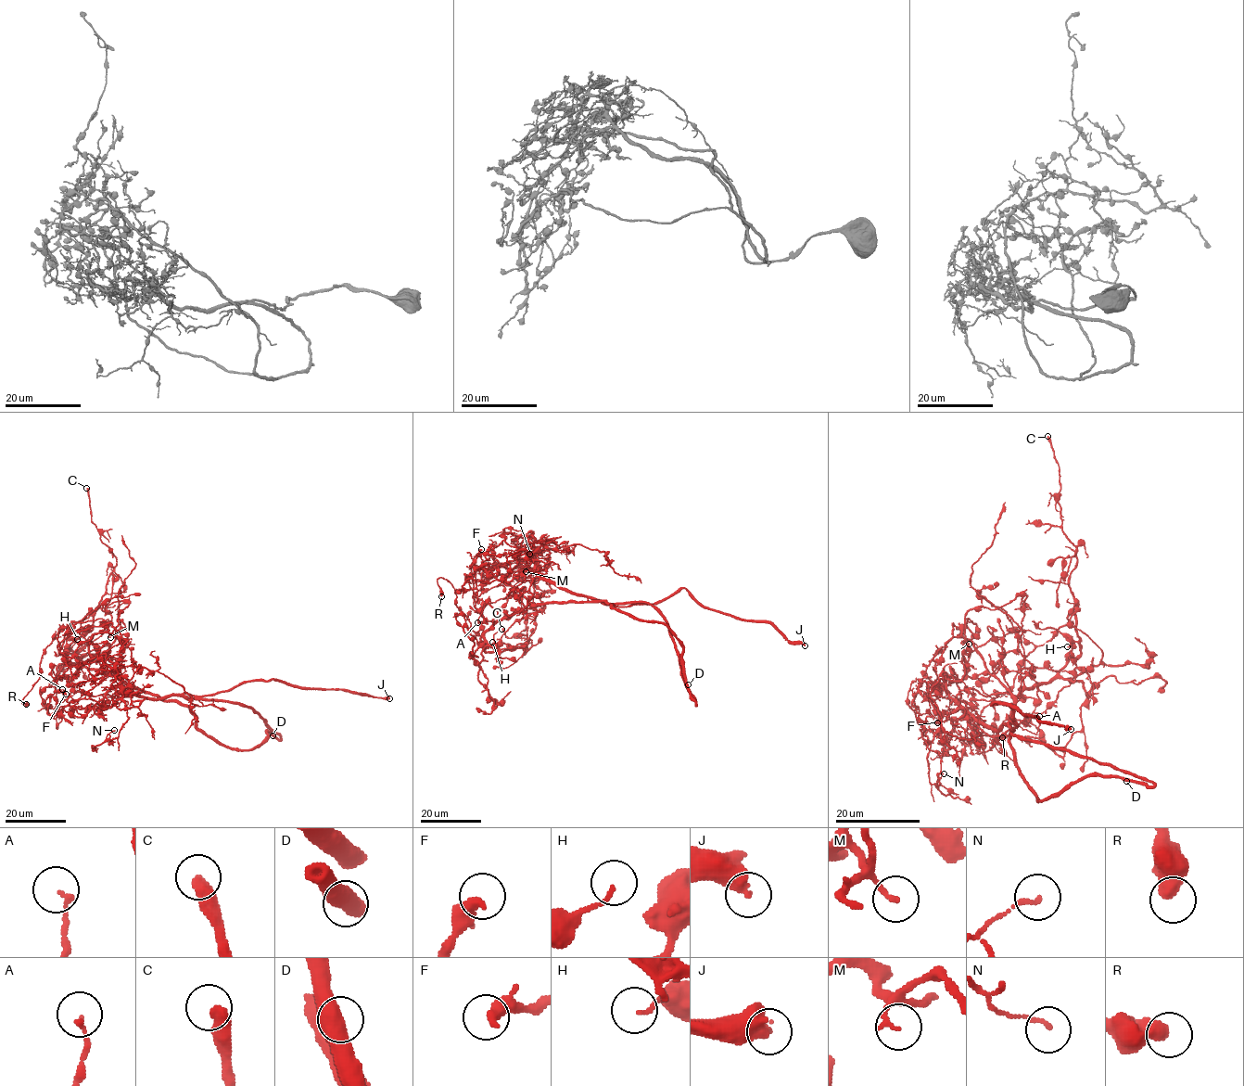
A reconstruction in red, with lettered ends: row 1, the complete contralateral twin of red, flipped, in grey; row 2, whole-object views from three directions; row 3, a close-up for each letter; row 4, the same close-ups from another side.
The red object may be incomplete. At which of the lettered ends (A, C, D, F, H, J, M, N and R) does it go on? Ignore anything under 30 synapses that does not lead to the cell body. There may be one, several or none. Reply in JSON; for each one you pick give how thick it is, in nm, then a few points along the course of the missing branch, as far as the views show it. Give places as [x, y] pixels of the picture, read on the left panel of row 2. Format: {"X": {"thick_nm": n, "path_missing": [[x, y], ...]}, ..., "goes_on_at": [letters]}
{"J": {"thick_nm": 440}, "goes_on_at": ["J"]}

